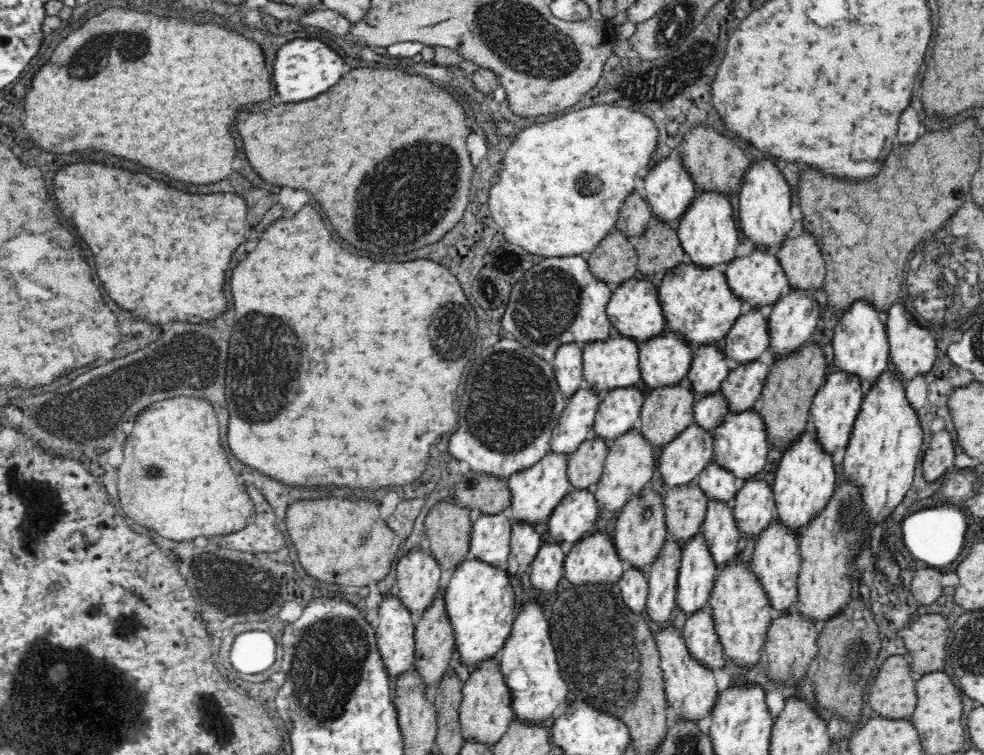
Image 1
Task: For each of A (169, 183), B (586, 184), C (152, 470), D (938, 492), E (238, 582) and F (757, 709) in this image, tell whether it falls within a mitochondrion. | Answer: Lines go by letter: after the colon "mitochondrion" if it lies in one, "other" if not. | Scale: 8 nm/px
A: other
B: mitochondrion
C: mitochondrion
D: other
E: mitochondrion
F: other

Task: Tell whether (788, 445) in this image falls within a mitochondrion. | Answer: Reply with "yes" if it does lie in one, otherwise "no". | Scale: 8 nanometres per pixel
no

